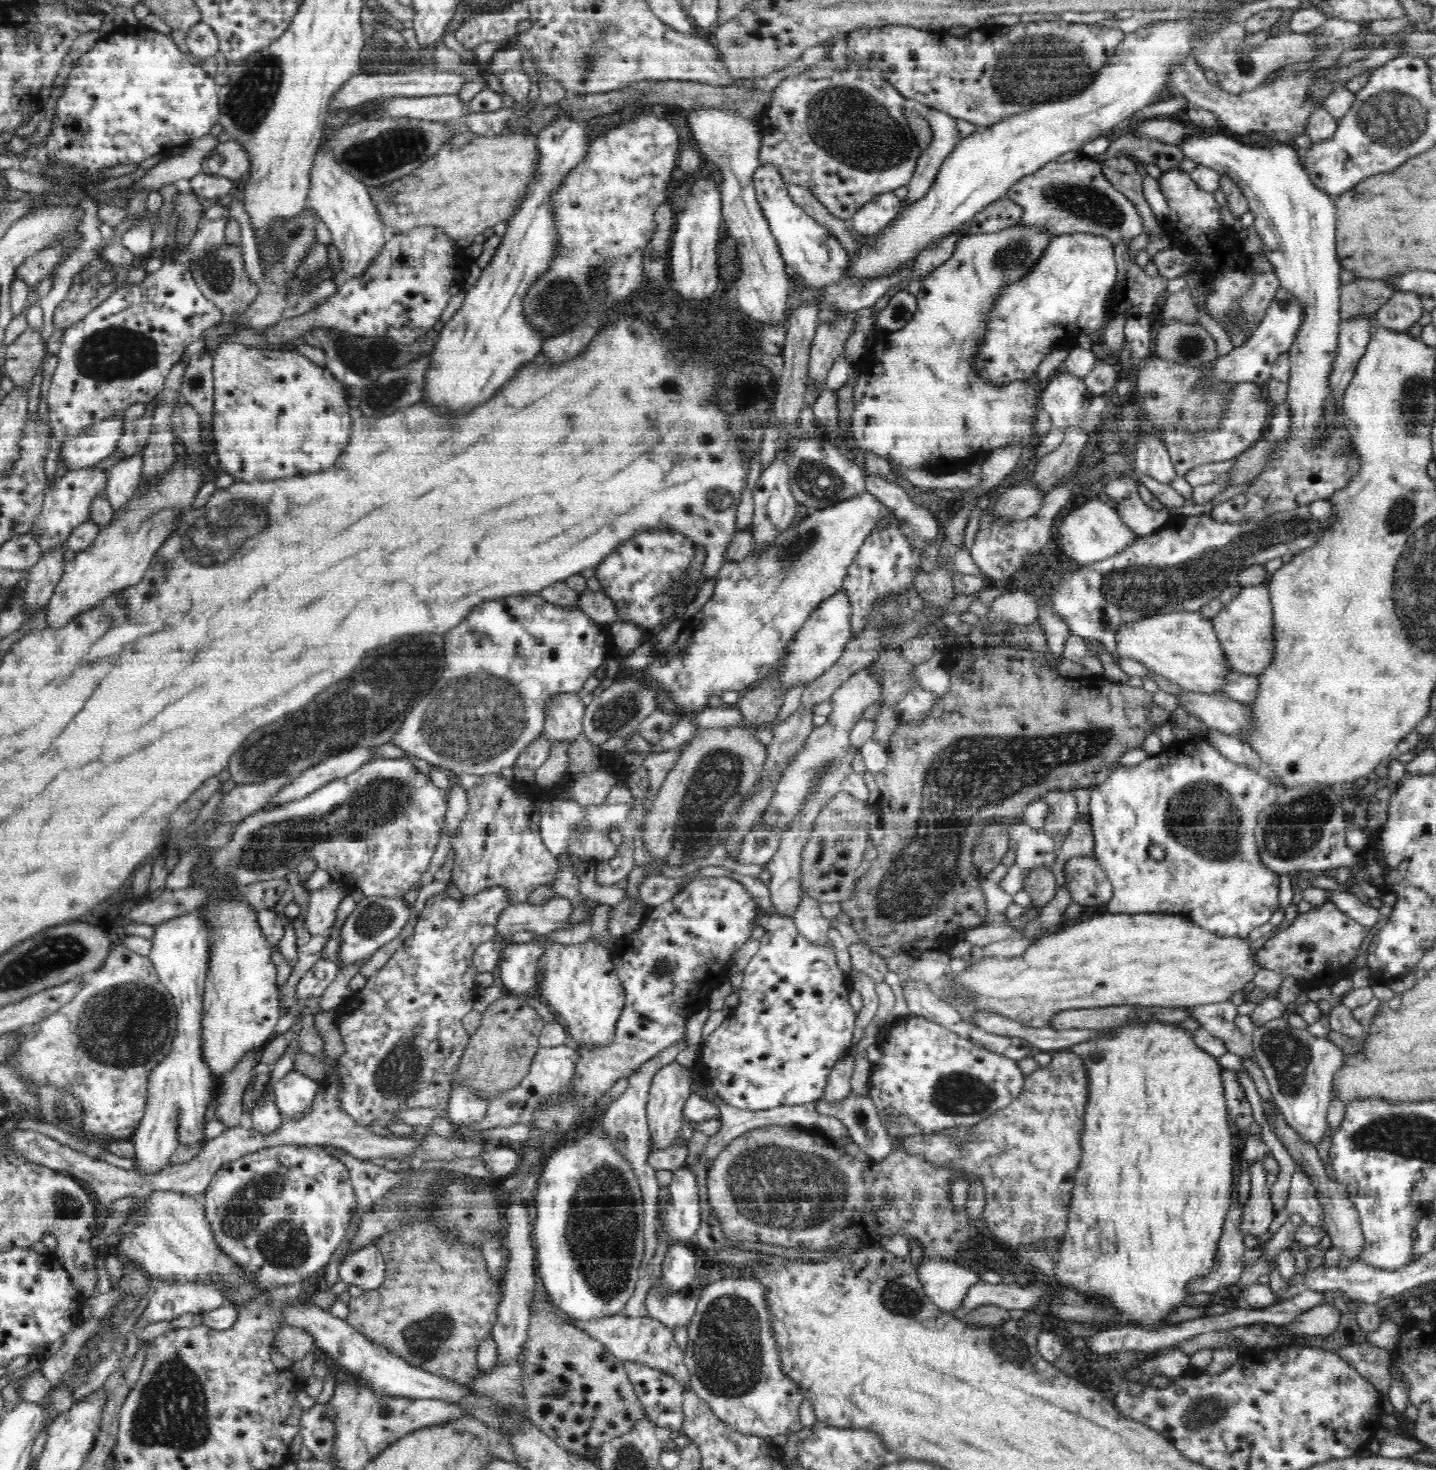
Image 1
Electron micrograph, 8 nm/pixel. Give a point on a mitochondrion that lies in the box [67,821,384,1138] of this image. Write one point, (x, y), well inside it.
(124, 1026)

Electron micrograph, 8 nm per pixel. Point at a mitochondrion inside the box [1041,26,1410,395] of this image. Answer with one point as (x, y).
(1189, 345)

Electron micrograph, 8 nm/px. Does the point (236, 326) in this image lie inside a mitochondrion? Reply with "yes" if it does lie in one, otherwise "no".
no

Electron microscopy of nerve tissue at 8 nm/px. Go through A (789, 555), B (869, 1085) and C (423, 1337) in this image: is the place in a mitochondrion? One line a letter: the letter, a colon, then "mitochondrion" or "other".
A: mitochondrion
B: other
C: mitochondrion

